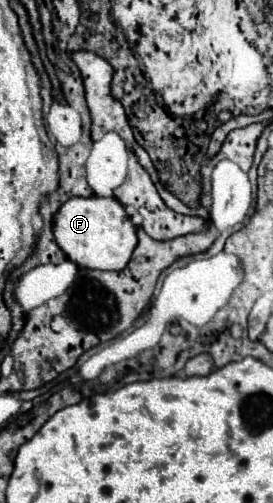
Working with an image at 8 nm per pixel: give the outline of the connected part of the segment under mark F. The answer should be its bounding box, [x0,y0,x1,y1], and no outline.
[54,198,138,270]

